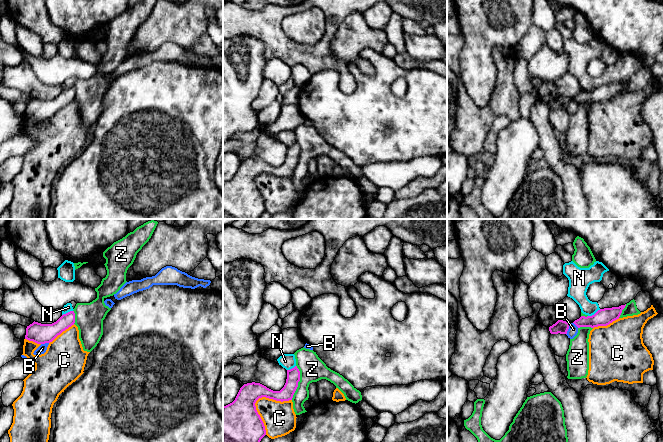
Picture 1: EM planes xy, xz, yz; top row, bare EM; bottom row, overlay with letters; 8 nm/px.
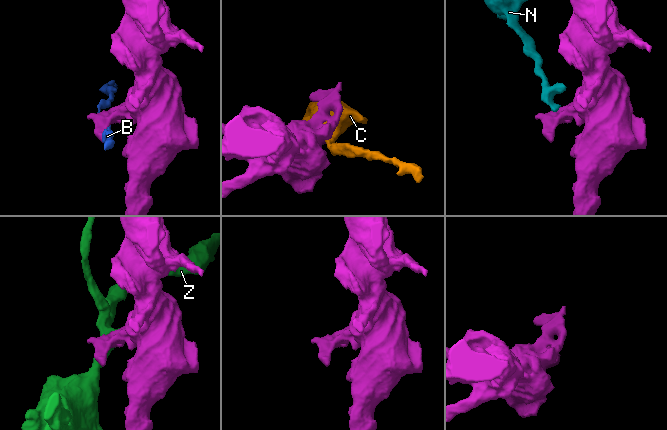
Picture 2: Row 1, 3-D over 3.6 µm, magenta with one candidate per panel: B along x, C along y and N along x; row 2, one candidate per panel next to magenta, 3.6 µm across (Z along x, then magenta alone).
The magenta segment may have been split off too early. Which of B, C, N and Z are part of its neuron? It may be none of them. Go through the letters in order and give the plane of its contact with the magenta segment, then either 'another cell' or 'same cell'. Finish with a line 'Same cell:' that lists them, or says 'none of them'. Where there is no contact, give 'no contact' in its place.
B: meets magenta in yz; another cell
C: meets magenta in xz; another cell
N: meets magenta in yz; another cell
Z: meets magenta in xz; another cell
Same cell: none of them

